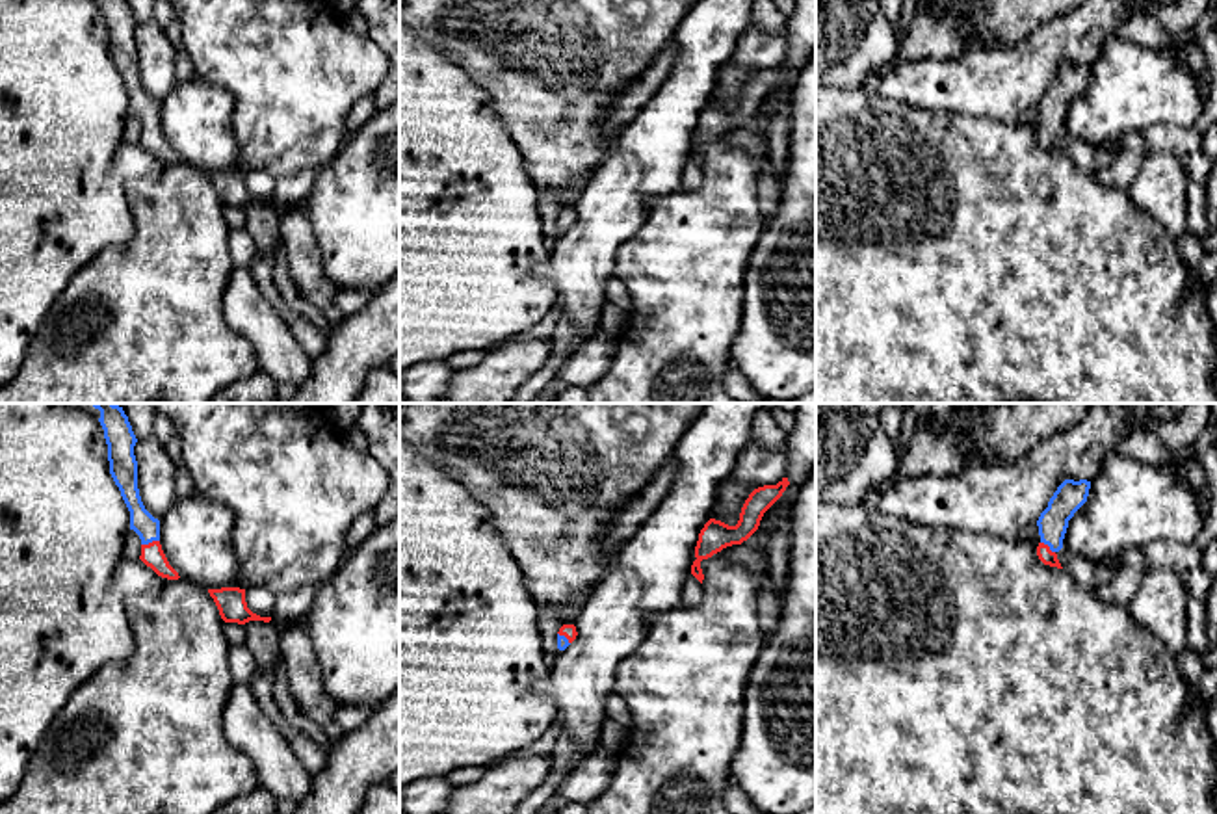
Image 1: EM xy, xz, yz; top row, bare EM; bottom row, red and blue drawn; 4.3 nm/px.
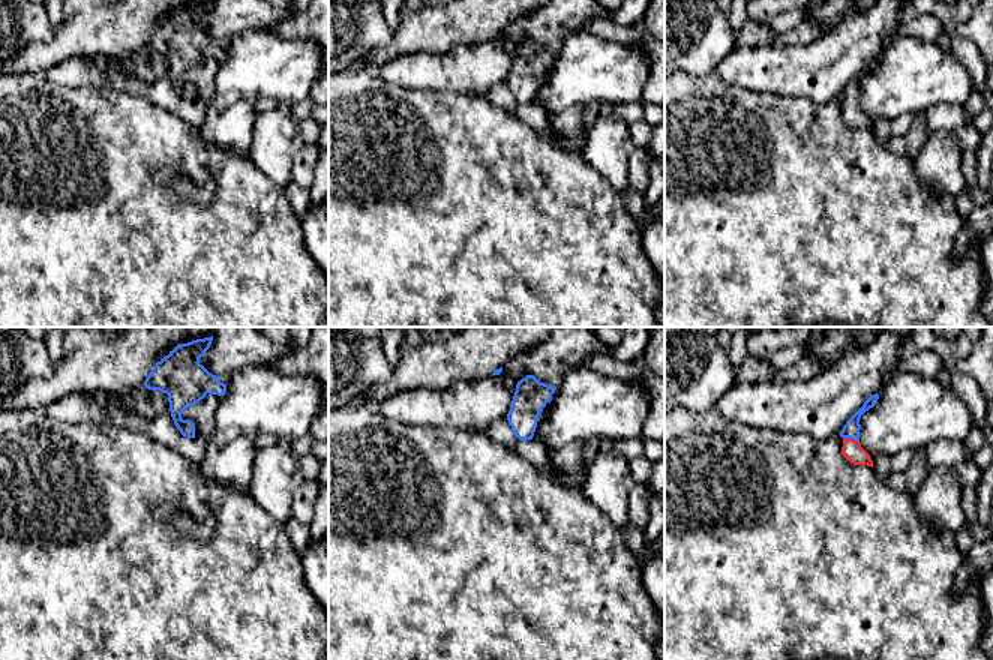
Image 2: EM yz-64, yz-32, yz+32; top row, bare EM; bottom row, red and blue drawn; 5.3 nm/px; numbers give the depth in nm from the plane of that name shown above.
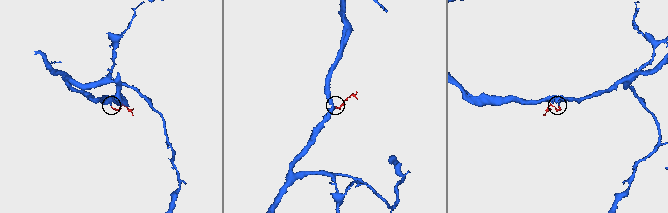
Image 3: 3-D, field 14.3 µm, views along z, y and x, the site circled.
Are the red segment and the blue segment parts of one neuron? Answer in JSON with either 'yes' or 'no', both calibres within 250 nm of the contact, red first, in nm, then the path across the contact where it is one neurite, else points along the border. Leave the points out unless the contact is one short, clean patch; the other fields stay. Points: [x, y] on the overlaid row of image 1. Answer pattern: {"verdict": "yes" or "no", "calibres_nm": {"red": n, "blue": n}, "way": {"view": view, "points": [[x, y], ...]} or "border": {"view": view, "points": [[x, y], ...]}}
{"verdict": "yes", "calibres_nm": {"red": 100, "blue": 100}, "way": {"view": "xy", "points": [[153, 556], [149, 543], [149, 530], [142, 521]]}}

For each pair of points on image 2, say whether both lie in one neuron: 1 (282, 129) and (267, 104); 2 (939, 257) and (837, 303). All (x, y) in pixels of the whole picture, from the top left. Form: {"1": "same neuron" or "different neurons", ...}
{"1": "different neurons", "2": "same neuron"}

